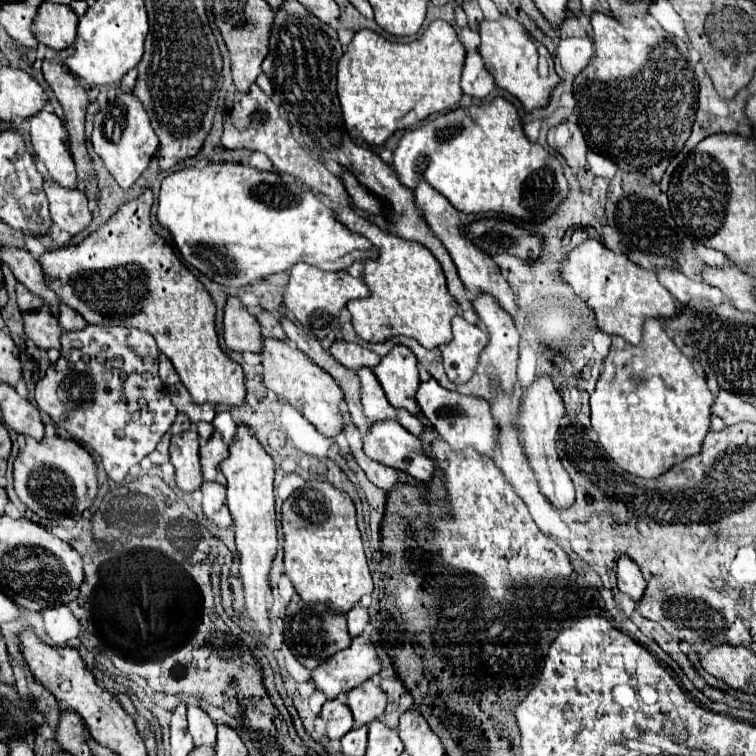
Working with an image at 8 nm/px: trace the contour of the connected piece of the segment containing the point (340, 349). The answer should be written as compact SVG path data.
M334 341L330 347L330 355L352 371L358 371L362 367L372 369L376 367L376 363L380 363L380 355L360 347L358 343L348 343L348 341Z

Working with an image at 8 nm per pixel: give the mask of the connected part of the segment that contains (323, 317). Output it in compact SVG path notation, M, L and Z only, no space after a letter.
M298 263L290 271L290 283L284 293L284 305L308 333L316 335L316 339L324 339L334 327L338 327L338 317L346 303L350 299L368 295L370 289L366 287L362 277L350 277L346 271L330 273L308 263Z

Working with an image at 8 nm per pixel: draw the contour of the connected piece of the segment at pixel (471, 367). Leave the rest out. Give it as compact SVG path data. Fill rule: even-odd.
M464 317L452 319L454 339L442 349L444 369L452 383L468 383L478 367L478 357L488 343L488 333L482 327L470 325Z

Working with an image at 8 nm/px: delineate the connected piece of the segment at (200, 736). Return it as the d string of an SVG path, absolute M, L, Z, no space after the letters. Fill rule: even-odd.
M188 705L188 731L196 745L216 745L216 725L198 705Z

